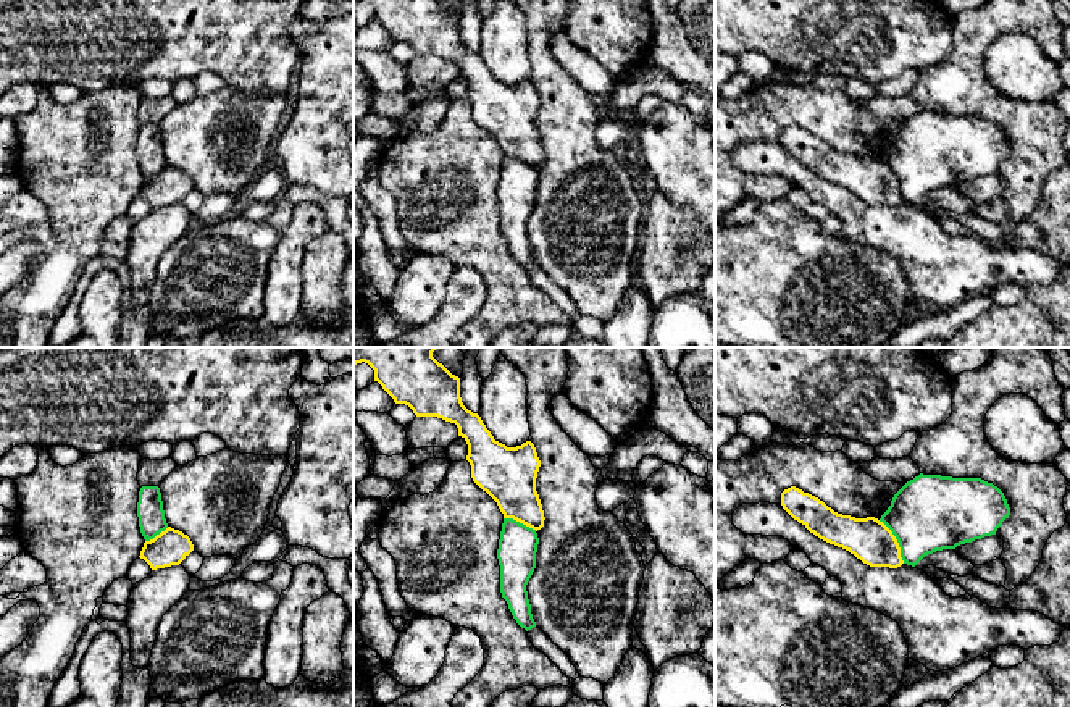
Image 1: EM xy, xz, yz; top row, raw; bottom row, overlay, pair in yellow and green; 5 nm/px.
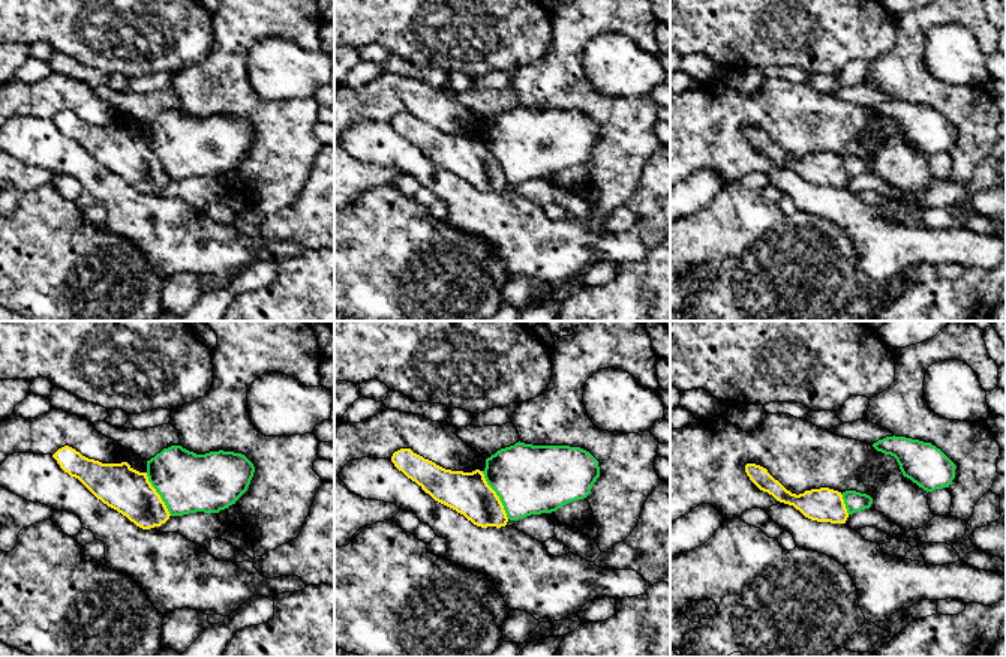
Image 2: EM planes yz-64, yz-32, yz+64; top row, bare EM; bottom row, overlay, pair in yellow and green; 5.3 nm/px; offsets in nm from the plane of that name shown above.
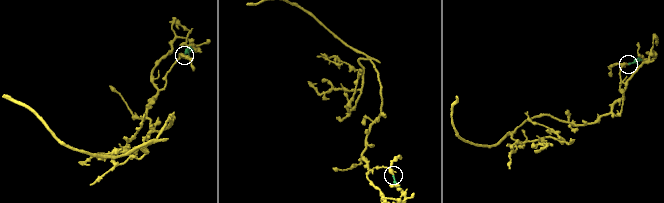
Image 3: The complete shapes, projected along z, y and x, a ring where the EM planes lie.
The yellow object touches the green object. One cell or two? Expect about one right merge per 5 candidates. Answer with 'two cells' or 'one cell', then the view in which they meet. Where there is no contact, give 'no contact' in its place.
two cells; contact in yz

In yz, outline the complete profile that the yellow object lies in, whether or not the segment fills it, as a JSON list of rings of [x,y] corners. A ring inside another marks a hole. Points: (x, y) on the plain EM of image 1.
[[[791,124],[781,131],[783,147],[820,178],[842,186],[870,205],[904,202],[892,170],[878,157],[834,150],[818,136]]]

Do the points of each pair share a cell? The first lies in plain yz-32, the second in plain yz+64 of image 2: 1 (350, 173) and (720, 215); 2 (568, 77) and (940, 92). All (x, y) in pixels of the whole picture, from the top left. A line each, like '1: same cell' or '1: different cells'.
1: different cells
2: same cell

